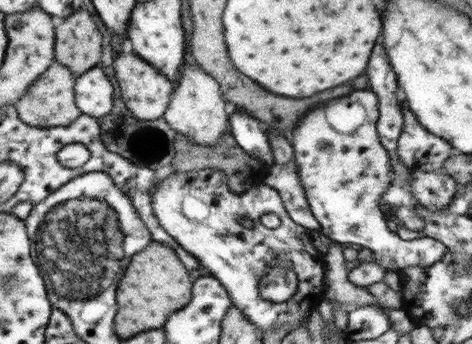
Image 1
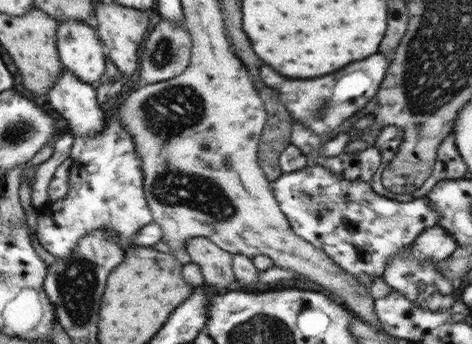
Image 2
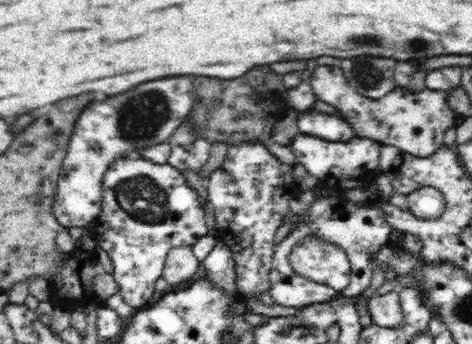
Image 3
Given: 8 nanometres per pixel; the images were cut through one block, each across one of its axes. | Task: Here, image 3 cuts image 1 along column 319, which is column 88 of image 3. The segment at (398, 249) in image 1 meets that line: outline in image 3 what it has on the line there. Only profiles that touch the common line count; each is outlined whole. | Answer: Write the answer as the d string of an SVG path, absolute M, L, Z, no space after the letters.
M186 76L160 78L144 82L124 94L110 96L102 102L92 102L78 114L74 132L68 142L66 160L60 170L52 214L66 228L90 228L102 212L104 174L110 166L126 156L138 156L144 148L166 144L170 136L188 120L194 108L192 82Z

